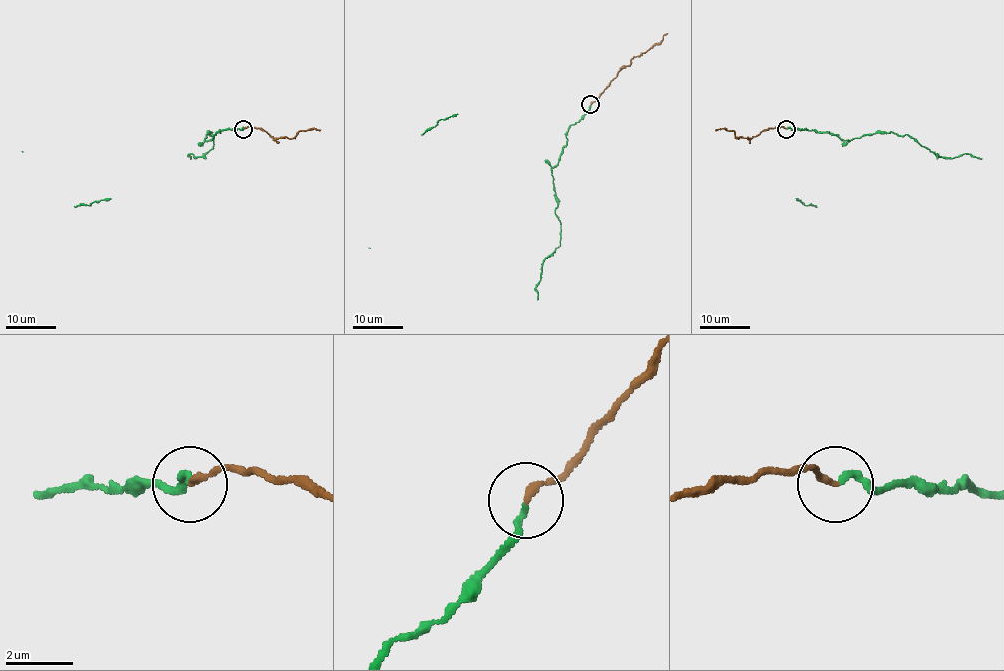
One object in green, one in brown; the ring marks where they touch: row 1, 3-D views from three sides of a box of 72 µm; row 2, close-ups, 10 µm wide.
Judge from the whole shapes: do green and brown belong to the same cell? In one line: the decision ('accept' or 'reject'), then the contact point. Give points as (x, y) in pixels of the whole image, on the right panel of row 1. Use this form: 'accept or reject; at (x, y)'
accept; at (786, 129)

